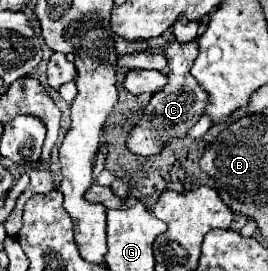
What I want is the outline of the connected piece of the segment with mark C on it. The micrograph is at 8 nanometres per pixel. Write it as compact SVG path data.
M173 41L169 47L167 47L167 85L165 89L157 91L149 105L145 107L143 111L143 117L141 121L135 125L133 133L129 135L127 139L127 147L131 153L137 153L137 155L157 155L161 151L161 147L173 139L173 137L185 137L185 131L189 127L193 127L193 123L203 115L203 109L205 109L205 103L207 103L207 95L205 91L199 87L199 83L193 79L191 75L191 67L193 67L193 61L197 59L197 43L187 43L187 45L181 45L177 41Z

